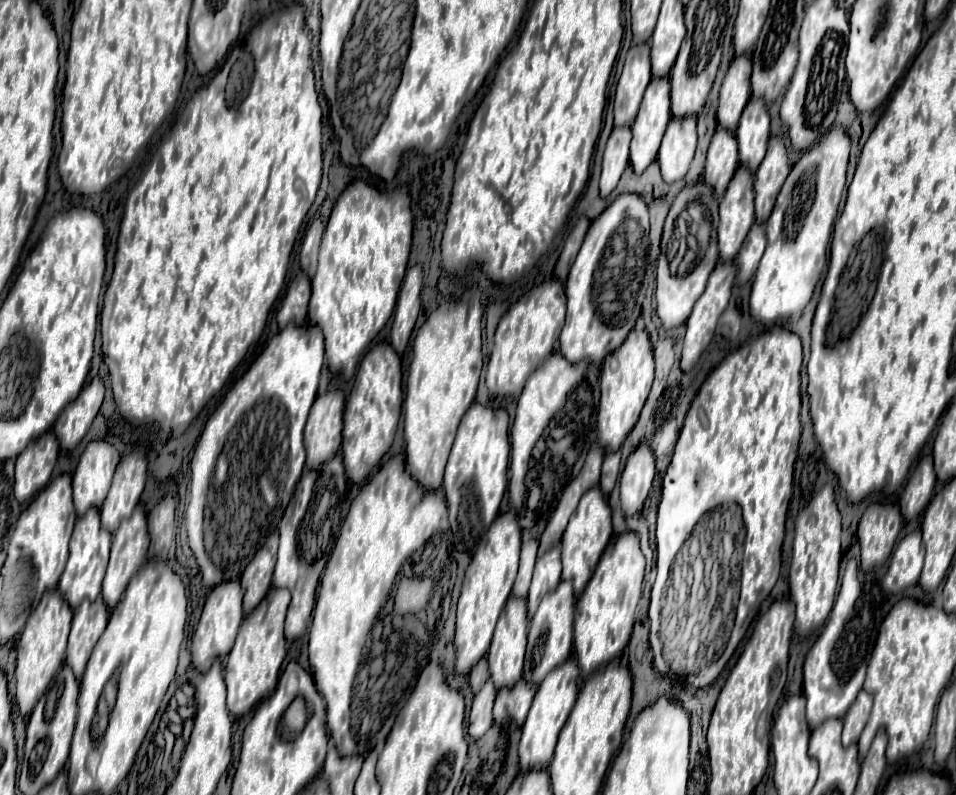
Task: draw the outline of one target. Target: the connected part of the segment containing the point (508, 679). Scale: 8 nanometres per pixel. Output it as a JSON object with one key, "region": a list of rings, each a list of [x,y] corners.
{"region":[[[509,598],[497,628],[495,628],[495,636],[491,642],[491,648],[487,652],[487,660],[489,660],[489,676],[493,680],[493,684],[497,686],[497,690],[501,688],[513,688],[521,676],[523,676],[523,664],[525,664],[525,650],[527,650],[527,632],[529,632],[529,620],[527,620],[527,604],[525,600],[517,600],[517,598]]]}

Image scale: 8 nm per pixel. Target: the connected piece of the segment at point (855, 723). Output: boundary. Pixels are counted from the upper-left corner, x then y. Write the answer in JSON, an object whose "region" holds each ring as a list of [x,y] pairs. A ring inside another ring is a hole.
{"region":[[[861,690],[853,702],[853,706],[849,708],[849,712],[843,718],[843,746],[849,746],[853,742],[859,740],[869,714],[873,708],[873,696],[865,690]]]}

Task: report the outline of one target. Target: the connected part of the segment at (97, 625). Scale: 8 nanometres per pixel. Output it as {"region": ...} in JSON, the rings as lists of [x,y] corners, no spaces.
{"region":[[[103,600],[83,602],[75,610],[65,664],[75,672],[77,680],[81,680],[89,654],[93,652],[93,646],[99,642],[101,634],[105,632],[107,622],[109,622],[109,610],[103,604]]]}

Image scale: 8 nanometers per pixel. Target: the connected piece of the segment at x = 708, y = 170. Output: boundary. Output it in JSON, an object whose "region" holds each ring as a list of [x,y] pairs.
{"region":[[[717,128],[705,164],[705,182],[713,188],[713,196],[721,198],[739,168],[739,152],[737,152],[737,138],[729,134],[729,130]]]}

